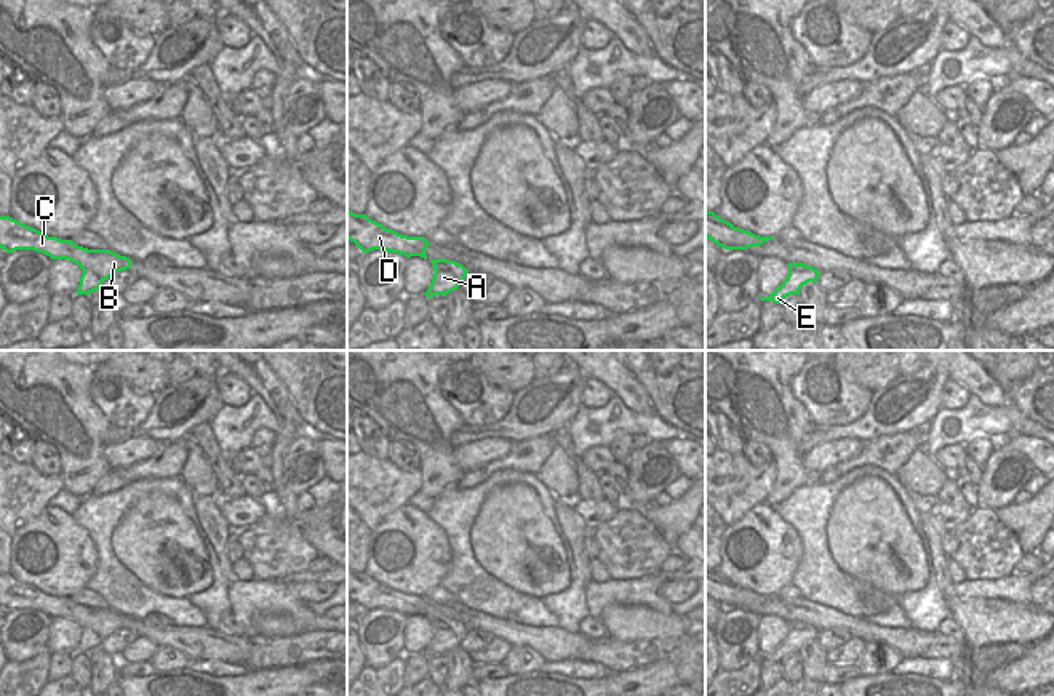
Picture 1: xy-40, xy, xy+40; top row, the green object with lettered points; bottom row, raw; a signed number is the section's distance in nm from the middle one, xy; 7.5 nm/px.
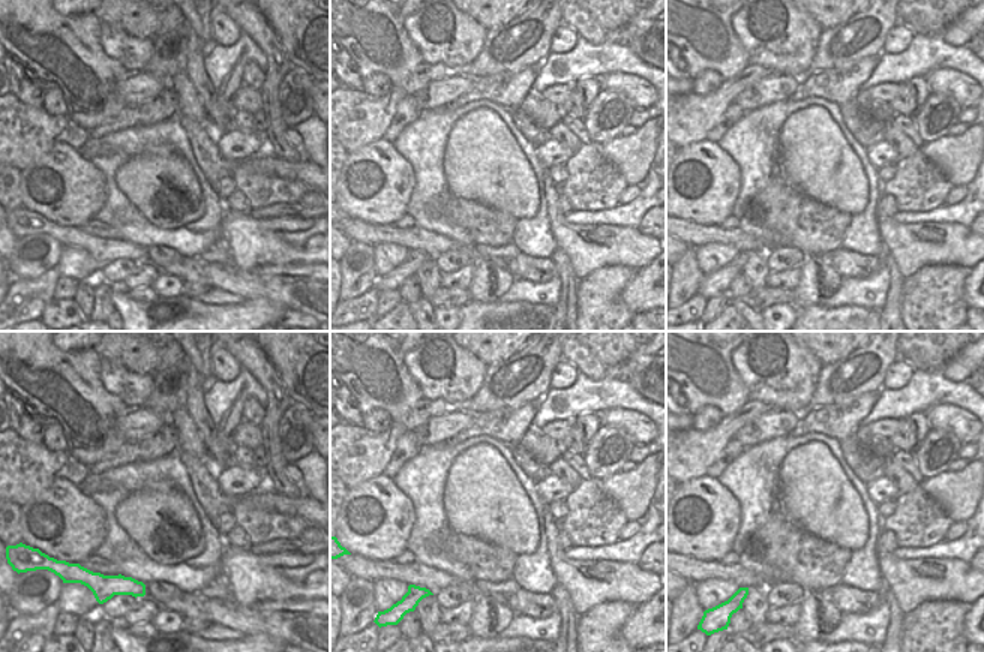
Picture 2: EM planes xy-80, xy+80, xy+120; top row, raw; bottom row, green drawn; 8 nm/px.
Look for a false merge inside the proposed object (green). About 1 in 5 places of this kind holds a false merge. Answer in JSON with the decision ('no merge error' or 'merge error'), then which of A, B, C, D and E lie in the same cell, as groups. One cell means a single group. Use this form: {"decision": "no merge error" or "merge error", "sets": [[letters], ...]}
{"decision": "merge error", "sets": [["A", "E"], ["B", "C", "D"]]}

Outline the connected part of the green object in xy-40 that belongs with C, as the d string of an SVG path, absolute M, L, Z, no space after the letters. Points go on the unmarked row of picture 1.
M0 574L0 606L6 611L16 608L34 608L51 618L69 618L77 624L85 624L101 638L107 638L117 630L131 626L131 618L110 608L88 608L72 598L48 595L10 574Z

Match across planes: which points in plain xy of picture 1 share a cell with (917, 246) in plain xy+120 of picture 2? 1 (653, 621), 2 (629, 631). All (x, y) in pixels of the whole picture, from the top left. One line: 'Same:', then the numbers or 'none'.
Same: 1, 2

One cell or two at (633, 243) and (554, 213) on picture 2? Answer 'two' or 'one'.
one

